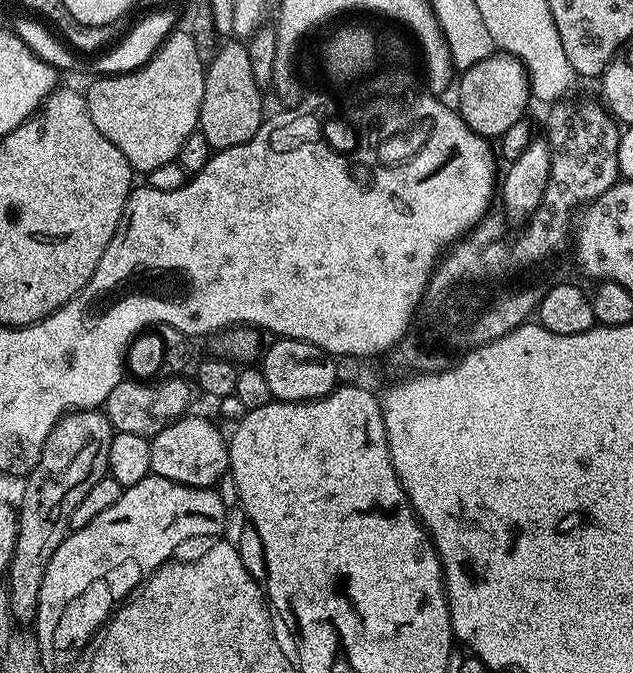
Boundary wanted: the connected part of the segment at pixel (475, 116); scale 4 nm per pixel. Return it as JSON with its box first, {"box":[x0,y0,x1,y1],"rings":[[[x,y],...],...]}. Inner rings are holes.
{"box":[458,54,530,138],"rings":[[[507,54],[490,55],[484,61],[463,69],[459,73],[458,84],[459,80],[460,104],[458,103],[458,111],[462,119],[466,122],[466,126],[470,130],[477,132],[480,136],[485,138],[499,138],[506,130],[510,130],[510,126],[514,126],[514,122],[525,119],[526,113],[524,111],[528,108],[528,100],[530,101],[528,72],[524,68],[524,63],[517,56],[509,56]]]}

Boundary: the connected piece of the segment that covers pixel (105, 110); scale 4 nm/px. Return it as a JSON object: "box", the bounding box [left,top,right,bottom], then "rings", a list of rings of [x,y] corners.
{"box":[86,31,206,174],"rings":[[[173,31],[166,43],[156,51],[155,56],[143,68],[137,68],[135,72],[125,72],[119,76],[100,76],[96,78],[96,81],[89,88],[86,88],[88,109],[90,110],[90,118],[94,118],[94,126],[98,126],[98,130],[102,130],[102,134],[106,134],[106,138],[110,138],[110,142],[114,142],[114,146],[118,146],[118,150],[122,150],[122,154],[126,154],[126,162],[132,167],[133,173],[136,174],[153,172],[158,170],[158,166],[166,166],[166,162],[176,160],[182,150],[182,142],[186,142],[186,138],[190,138],[190,134],[197,131],[200,123],[200,107],[202,106],[202,94],[204,93],[206,64],[205,61],[200,59],[200,48],[194,42],[191,31],[180,31]]]}

